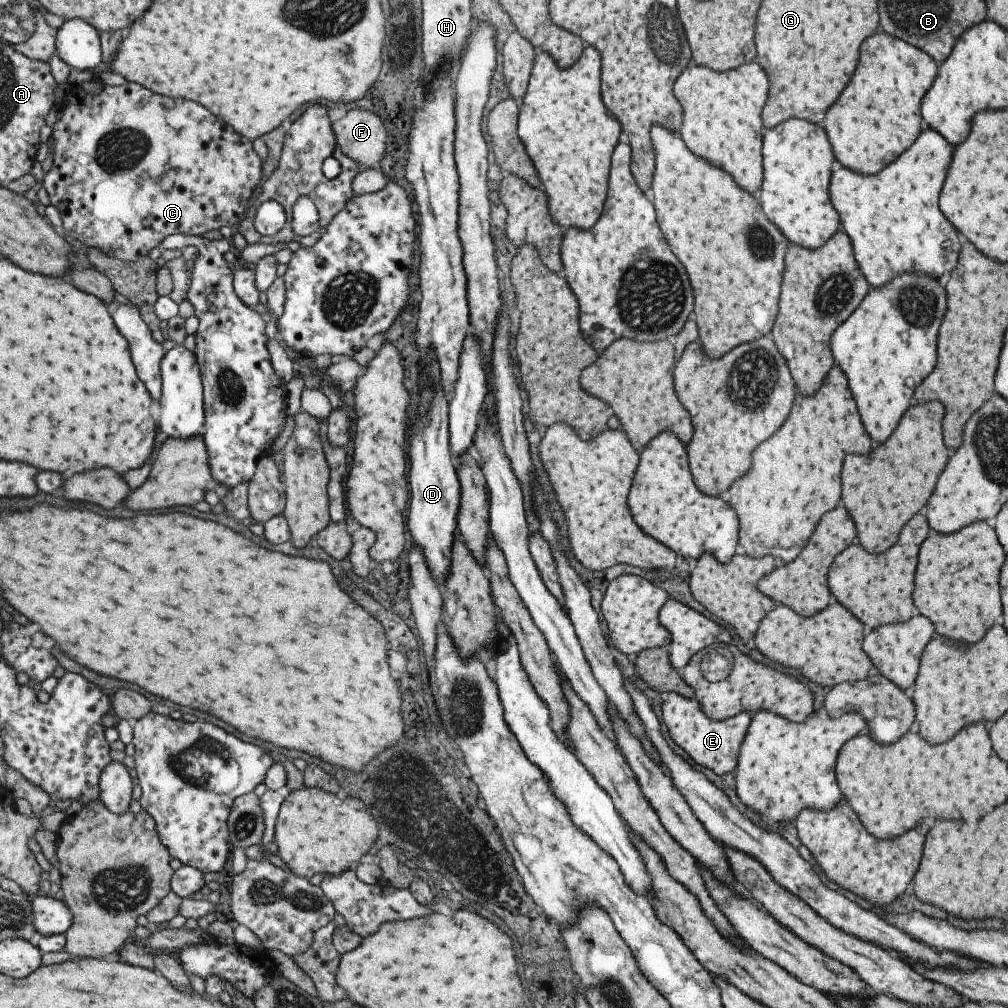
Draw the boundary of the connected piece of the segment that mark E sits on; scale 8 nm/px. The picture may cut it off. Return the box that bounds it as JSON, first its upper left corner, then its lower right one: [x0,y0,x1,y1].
[661,693,751,776]

